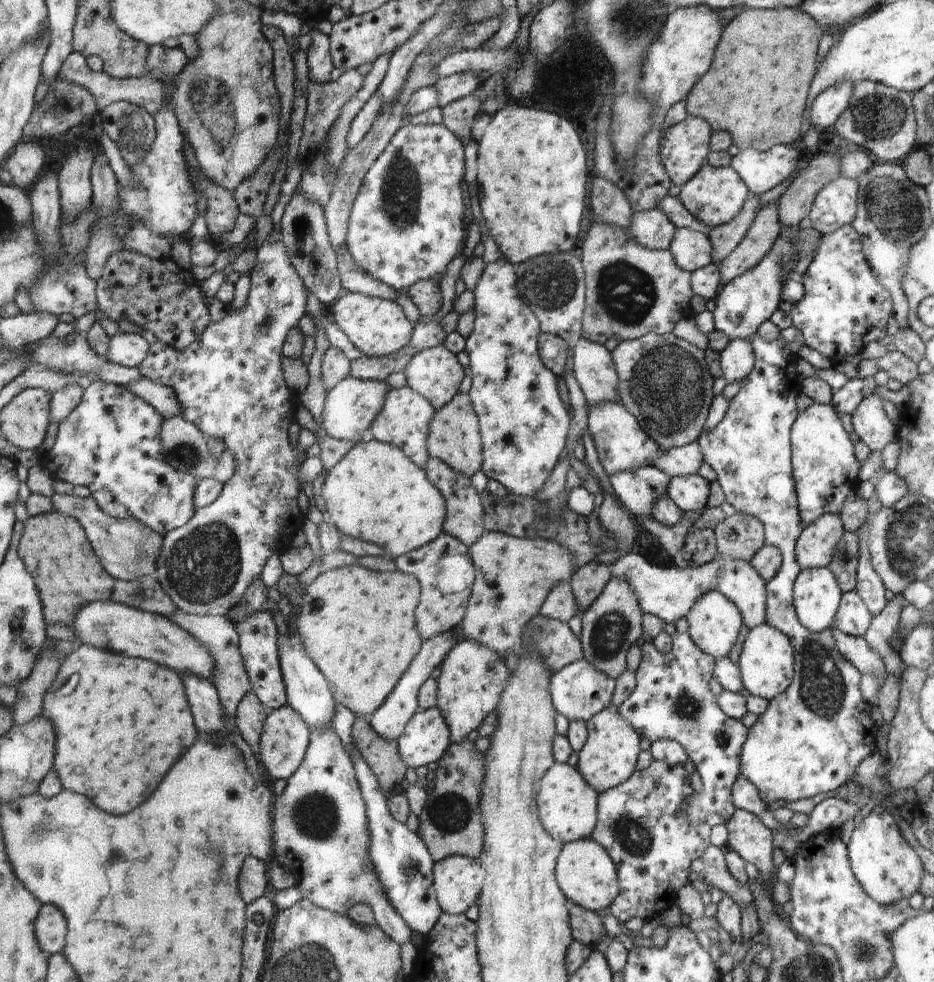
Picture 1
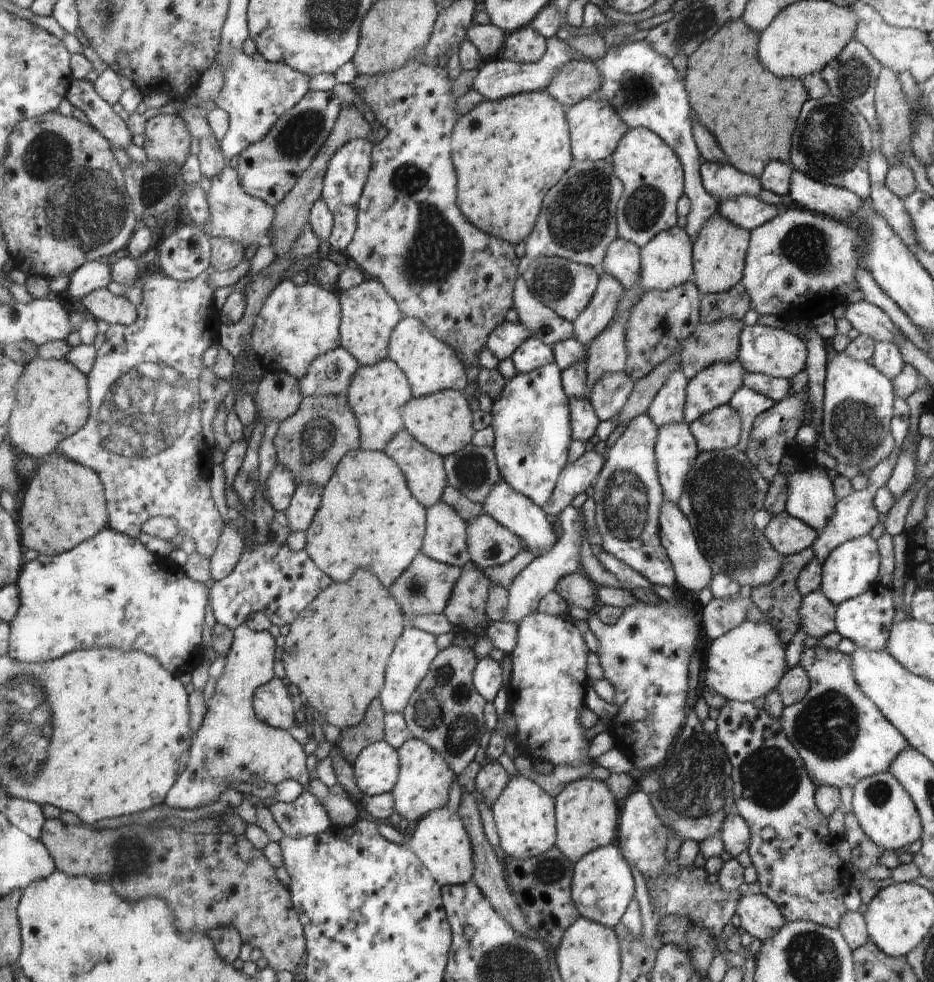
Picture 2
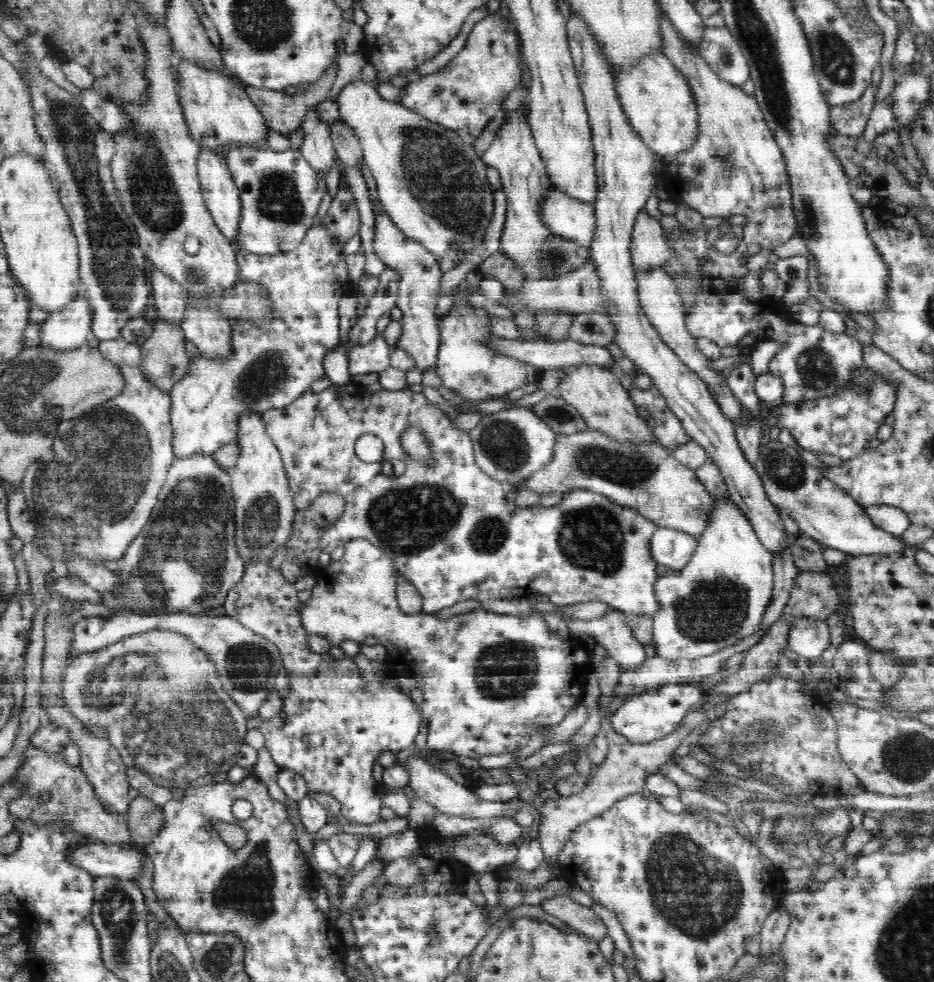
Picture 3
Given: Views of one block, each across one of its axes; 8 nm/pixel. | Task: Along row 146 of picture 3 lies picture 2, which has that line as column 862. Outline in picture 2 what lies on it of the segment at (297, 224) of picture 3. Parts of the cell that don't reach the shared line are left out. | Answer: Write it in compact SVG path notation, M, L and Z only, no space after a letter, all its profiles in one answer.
M784 209L776 218L765 222L752 232L741 283L748 290L752 298L752 308L759 316L776 314L790 322L819 317L824 312L831 311L839 301L845 301L850 292L860 290L854 272L861 267L865 246L864 234L839 220L825 214L813 213L809 209Z

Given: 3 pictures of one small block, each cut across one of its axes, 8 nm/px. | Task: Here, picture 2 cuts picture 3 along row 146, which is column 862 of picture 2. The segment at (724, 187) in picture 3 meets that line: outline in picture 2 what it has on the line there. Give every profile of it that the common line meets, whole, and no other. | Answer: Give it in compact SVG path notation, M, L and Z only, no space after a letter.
M822 645L805 647L799 665L808 673L812 682L811 687L804 699L782 709L779 720L788 734L788 739L800 753L813 783L817 786L828 785L839 789L844 786L853 787L867 776L888 771L893 760L910 747L909 741L881 712L877 704L862 692L857 683L851 656L839 651L838 648L827 649Z

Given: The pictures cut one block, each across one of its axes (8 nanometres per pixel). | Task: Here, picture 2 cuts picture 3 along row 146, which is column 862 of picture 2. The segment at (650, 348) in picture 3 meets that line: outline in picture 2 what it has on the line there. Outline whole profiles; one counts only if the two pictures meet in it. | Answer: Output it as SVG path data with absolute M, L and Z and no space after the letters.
M878 584L868 592L863 592L839 604L836 607L835 627L843 639L848 638L858 647L870 651L881 651L886 649L886 642L889 642L888 630L890 630L892 618L894 618L892 590Z

